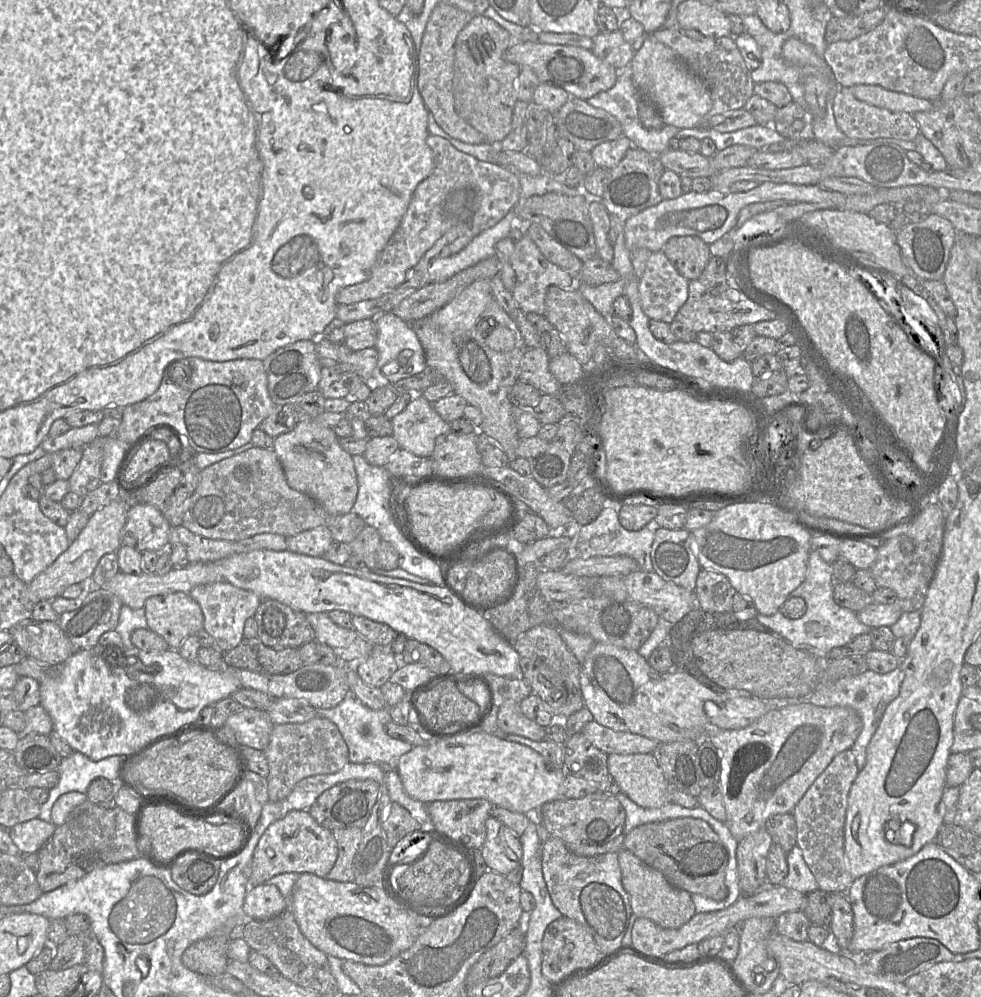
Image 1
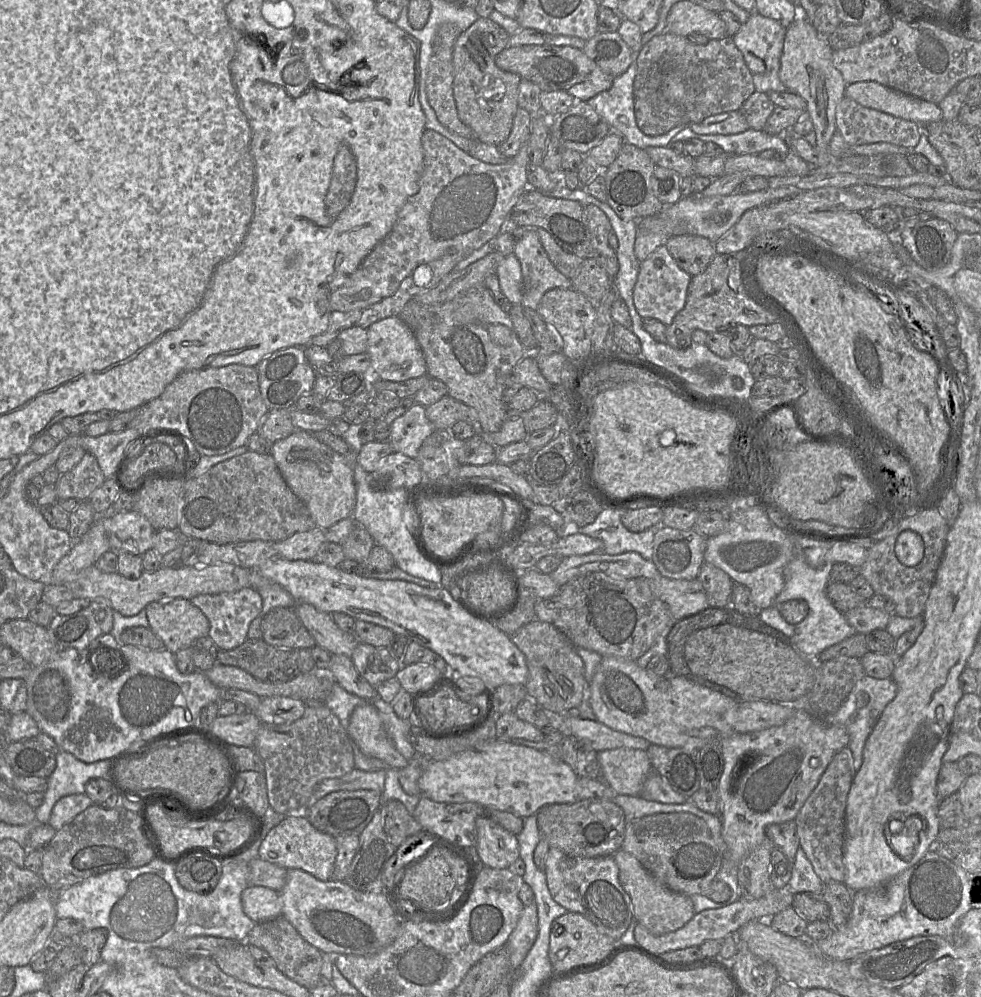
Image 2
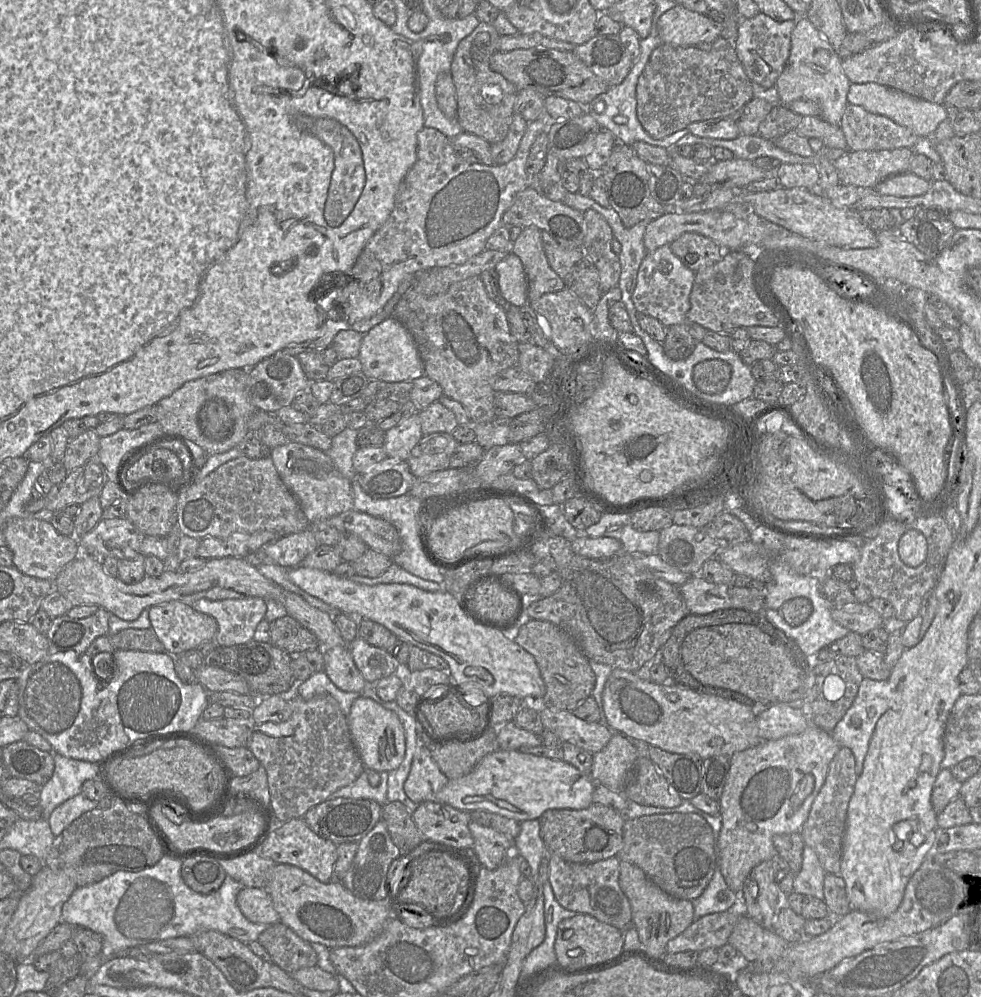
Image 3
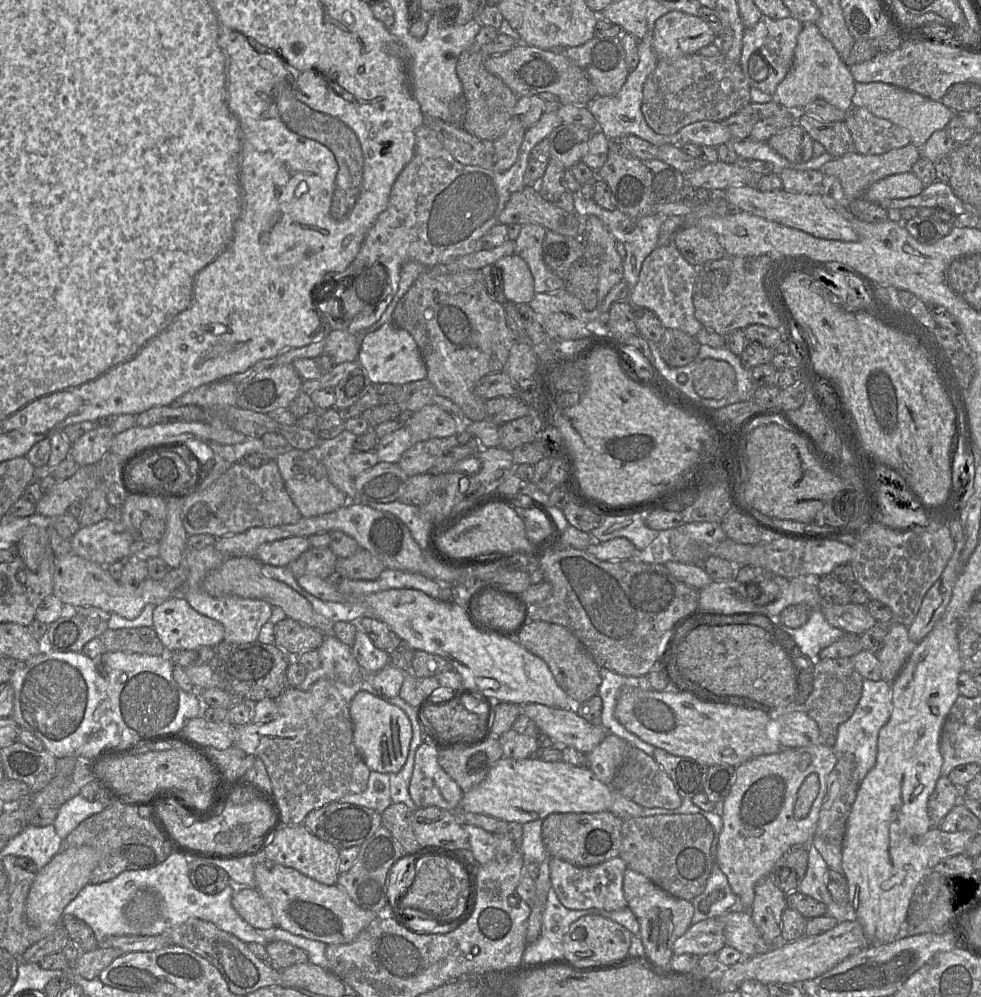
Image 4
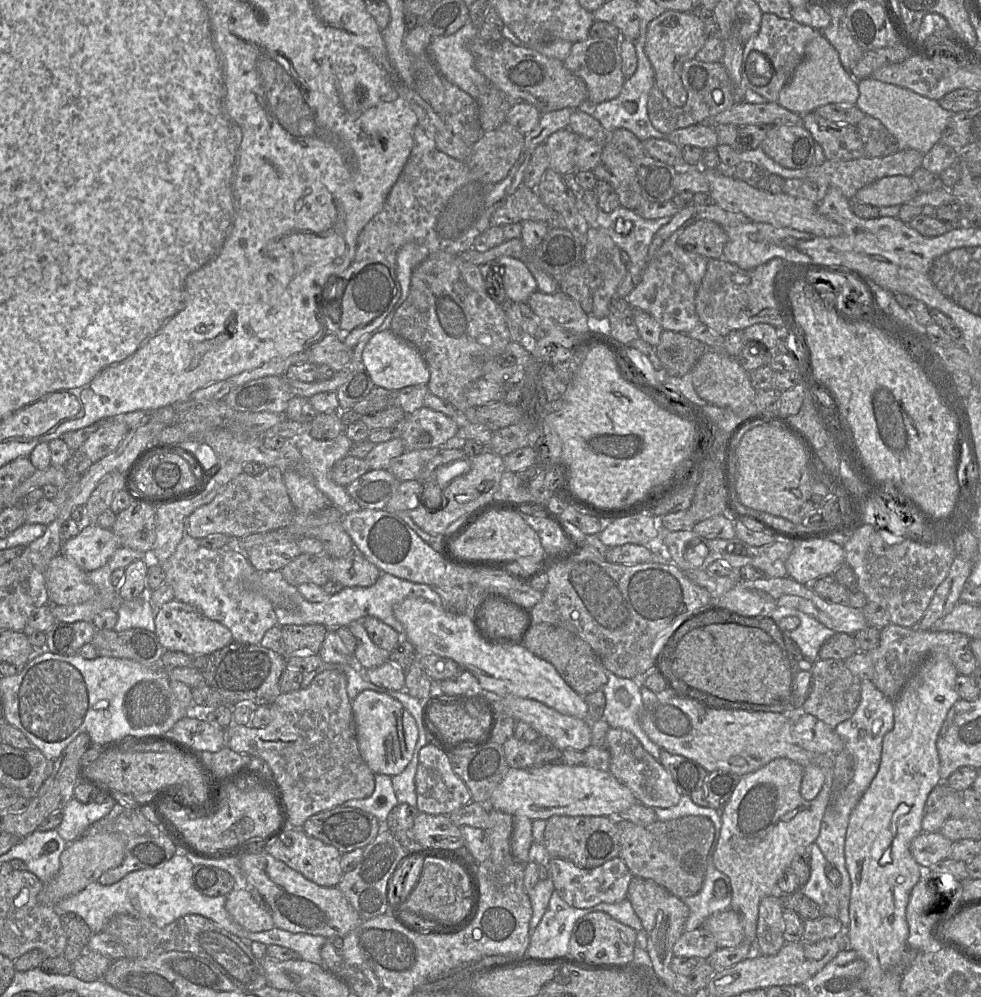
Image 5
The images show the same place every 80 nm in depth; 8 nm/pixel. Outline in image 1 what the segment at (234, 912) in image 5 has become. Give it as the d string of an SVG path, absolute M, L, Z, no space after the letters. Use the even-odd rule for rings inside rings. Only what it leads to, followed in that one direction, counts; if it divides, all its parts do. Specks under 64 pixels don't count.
M264 883L250 887L244 899L243 911L247 919L268 919L289 908L280 890L272 884Z

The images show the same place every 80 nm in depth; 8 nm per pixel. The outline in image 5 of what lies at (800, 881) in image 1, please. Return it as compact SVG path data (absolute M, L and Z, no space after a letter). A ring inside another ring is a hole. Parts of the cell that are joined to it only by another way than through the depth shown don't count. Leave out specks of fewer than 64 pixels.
M815 843L809 846L809 853L810 876L800 887L800 891L819 905L823 916L838 918L839 889L833 886L826 876L825 868L828 862Z

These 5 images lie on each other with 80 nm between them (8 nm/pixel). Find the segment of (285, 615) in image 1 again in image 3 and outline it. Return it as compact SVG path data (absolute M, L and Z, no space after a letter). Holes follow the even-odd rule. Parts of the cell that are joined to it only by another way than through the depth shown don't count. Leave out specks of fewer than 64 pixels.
M289 615L270 622L270 643L292 656L319 647L316 636Z

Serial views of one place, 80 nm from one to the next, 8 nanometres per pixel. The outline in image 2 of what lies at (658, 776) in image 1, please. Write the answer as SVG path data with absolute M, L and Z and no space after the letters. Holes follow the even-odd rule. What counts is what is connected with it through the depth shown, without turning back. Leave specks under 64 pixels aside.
M617 748L598 752L603 781L616 793L639 796L648 775L653 771L646 751Z

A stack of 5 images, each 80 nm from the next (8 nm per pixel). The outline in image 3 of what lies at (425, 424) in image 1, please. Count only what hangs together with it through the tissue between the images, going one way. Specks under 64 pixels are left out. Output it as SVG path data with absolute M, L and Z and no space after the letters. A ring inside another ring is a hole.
M418 412L385 432L383 448L388 457L408 459L410 452L423 437Z

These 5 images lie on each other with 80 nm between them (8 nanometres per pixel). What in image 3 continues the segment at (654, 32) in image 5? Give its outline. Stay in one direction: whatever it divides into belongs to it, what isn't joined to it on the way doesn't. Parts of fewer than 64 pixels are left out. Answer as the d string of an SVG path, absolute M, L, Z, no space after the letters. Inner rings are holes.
M675 5L663 13L657 27L662 43L674 47L713 43L720 38L720 30L706 14L688 10L681 5Z

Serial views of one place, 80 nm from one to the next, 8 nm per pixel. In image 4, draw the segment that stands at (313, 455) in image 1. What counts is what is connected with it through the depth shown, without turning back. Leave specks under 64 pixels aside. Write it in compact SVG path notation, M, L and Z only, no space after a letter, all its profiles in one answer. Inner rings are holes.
M289 448L275 459L287 493L302 518L316 517L347 505L345 494L329 480L325 466L307 450Z

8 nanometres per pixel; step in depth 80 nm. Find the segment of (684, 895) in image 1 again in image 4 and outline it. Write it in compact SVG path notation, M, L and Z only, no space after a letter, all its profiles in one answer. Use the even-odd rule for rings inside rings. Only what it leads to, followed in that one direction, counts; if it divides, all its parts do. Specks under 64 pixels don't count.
M627 868L623 878L623 891L627 906L637 918L640 925L640 938L645 954L654 969L662 976L675 975L670 968L673 944L691 926L694 908L691 901L675 898L655 885L649 878Z

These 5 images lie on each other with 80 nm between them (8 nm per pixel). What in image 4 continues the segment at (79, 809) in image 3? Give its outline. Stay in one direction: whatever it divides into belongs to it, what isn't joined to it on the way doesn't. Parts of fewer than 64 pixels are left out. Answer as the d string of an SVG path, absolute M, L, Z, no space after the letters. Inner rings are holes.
M78 794L60 806L53 825L57 834L65 839L83 820L104 808L100 801L89 801Z

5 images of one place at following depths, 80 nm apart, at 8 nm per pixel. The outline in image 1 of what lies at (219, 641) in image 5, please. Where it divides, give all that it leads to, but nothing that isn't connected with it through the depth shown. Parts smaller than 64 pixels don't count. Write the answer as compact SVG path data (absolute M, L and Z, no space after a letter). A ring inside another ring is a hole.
M184 592L149 597L143 609L148 629L160 635L173 650L179 649L186 638L204 629L199 604Z

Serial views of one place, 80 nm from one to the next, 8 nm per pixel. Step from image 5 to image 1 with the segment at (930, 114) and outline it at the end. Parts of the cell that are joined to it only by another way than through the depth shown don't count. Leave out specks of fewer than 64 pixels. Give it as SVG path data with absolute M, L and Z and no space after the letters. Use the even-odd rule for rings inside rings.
M859 84L850 87L854 96L863 102L890 110L892 112L926 112L933 108L934 102L905 93L884 89L878 85Z

